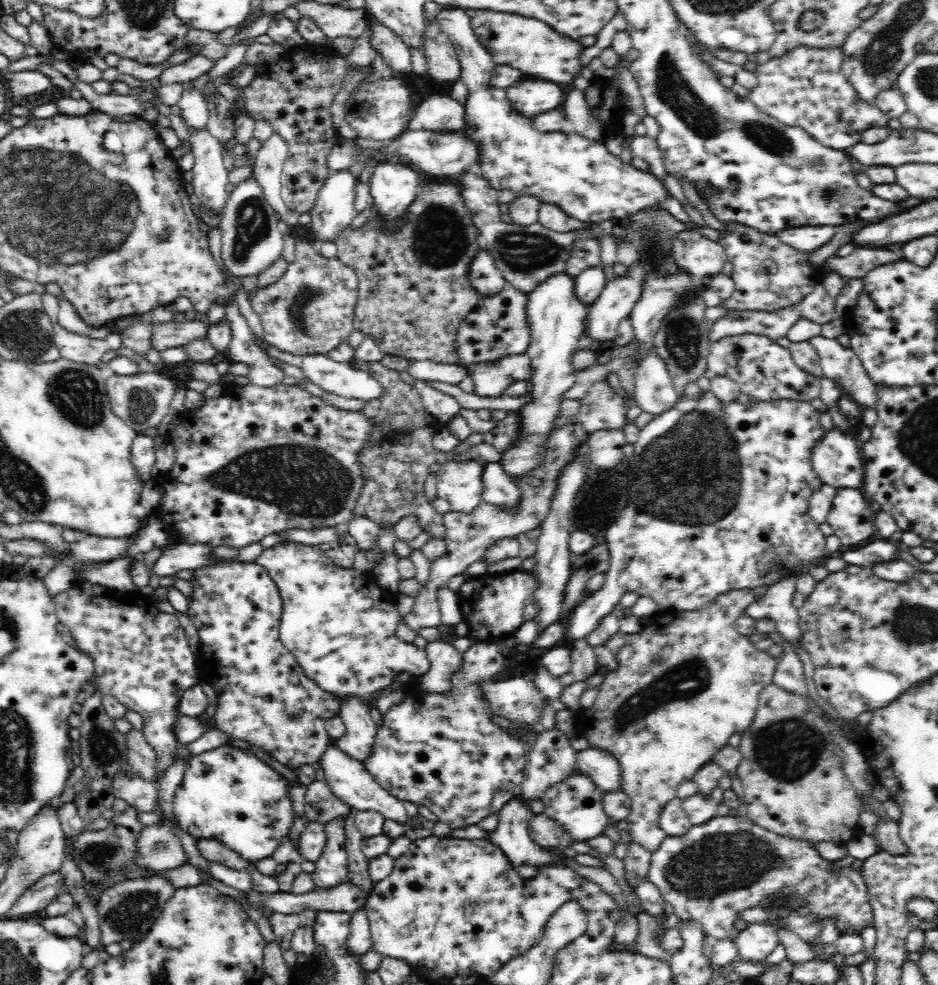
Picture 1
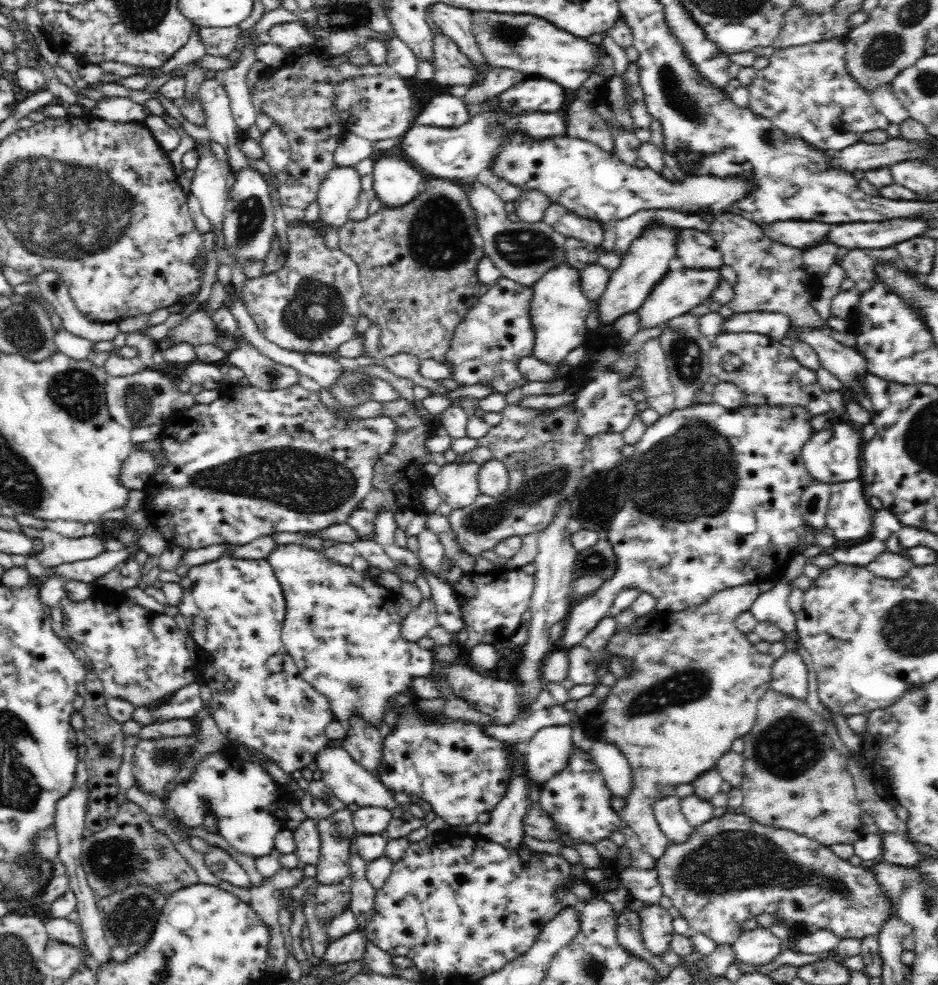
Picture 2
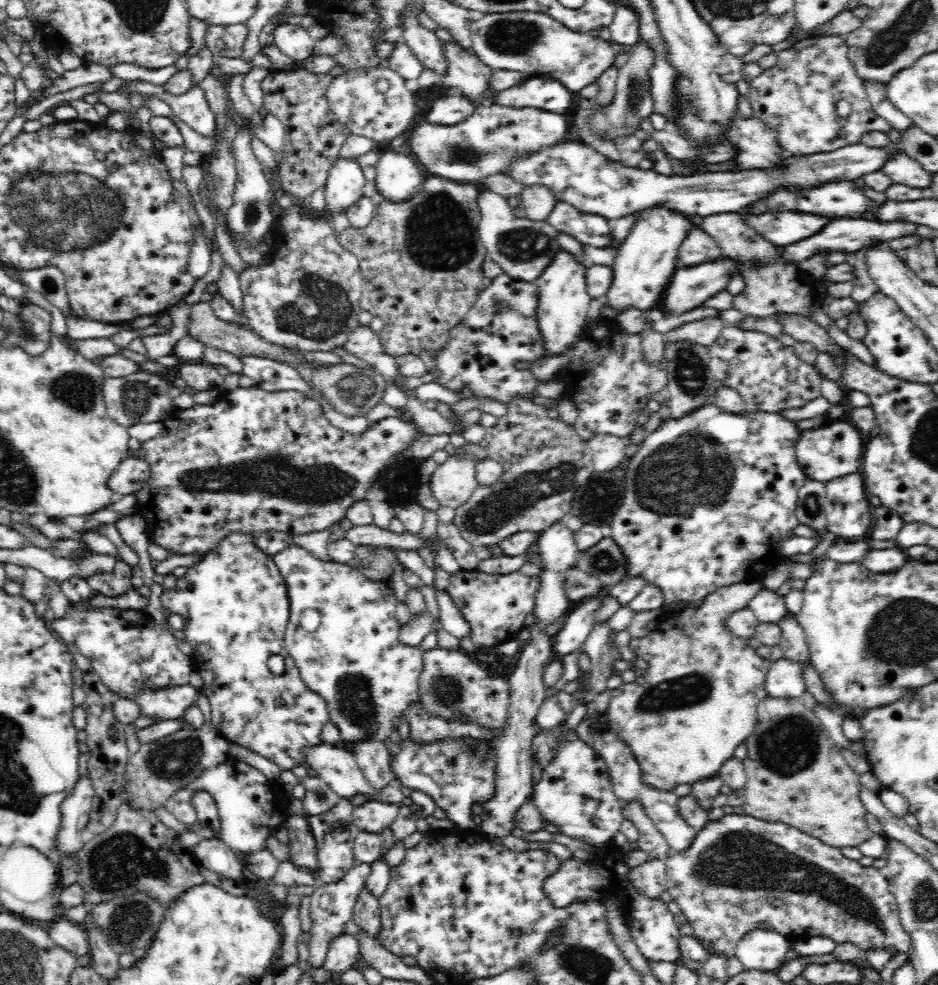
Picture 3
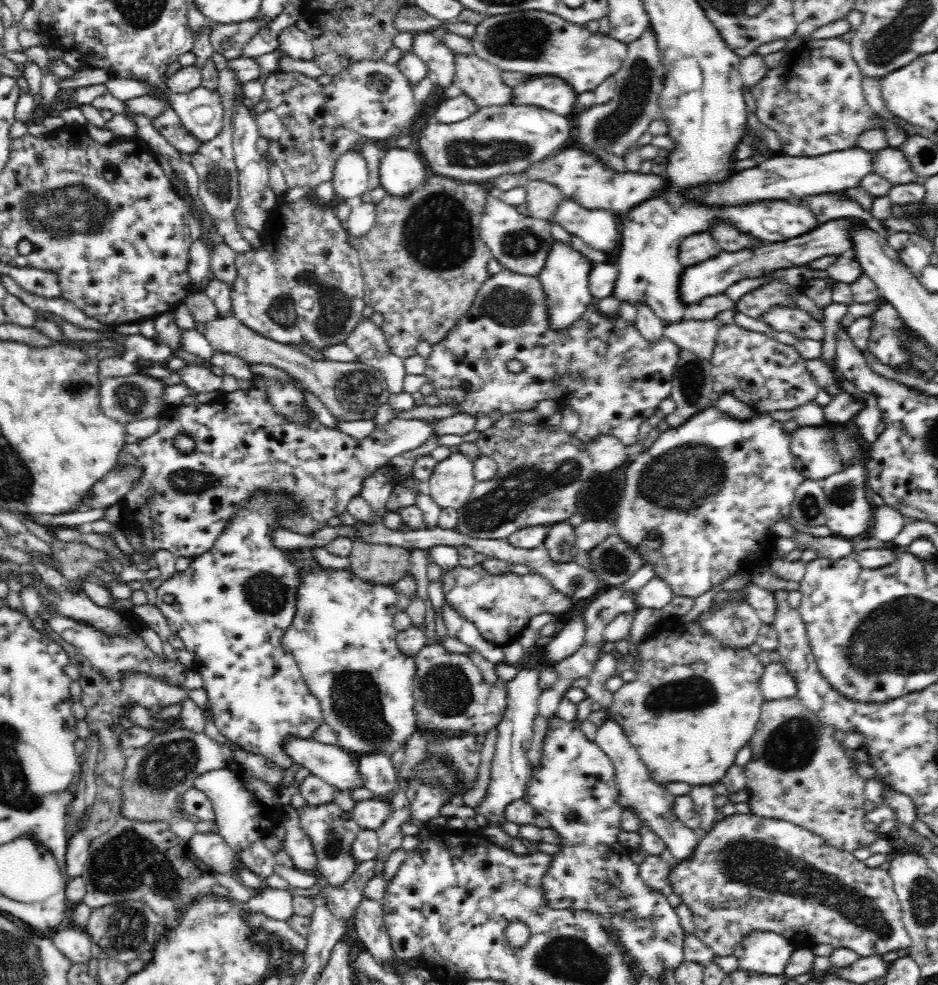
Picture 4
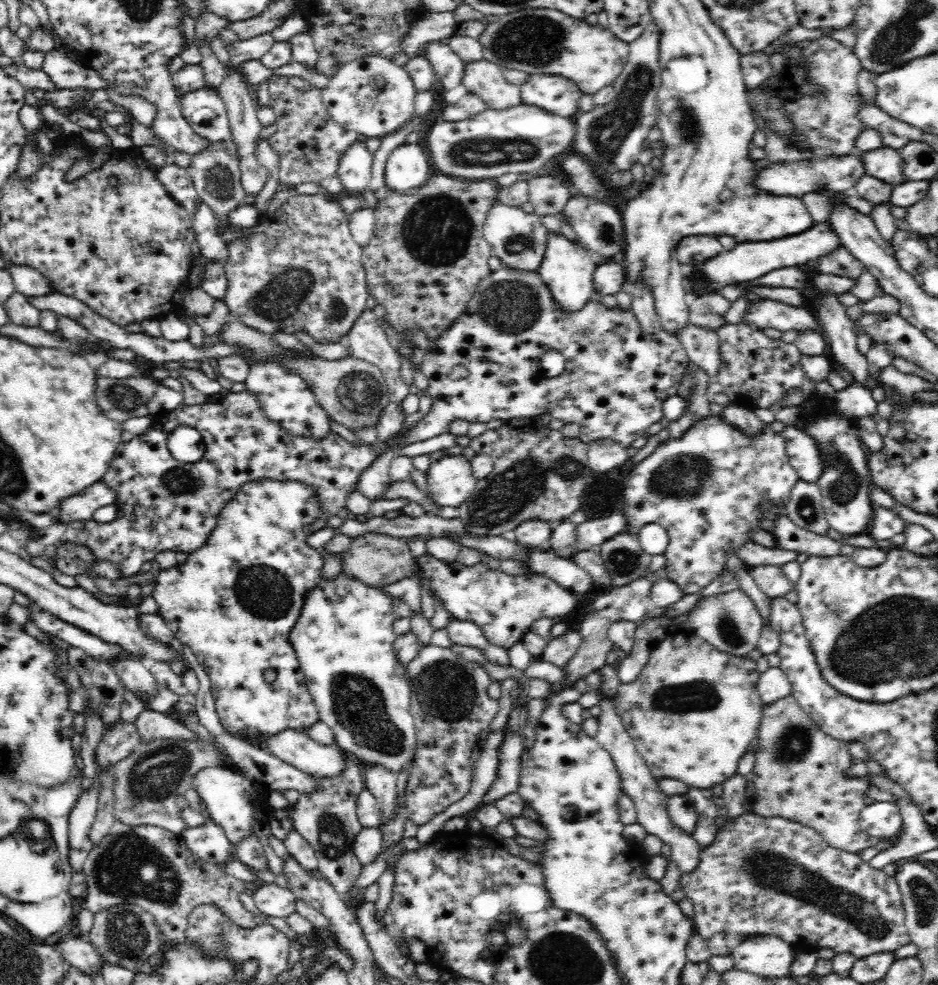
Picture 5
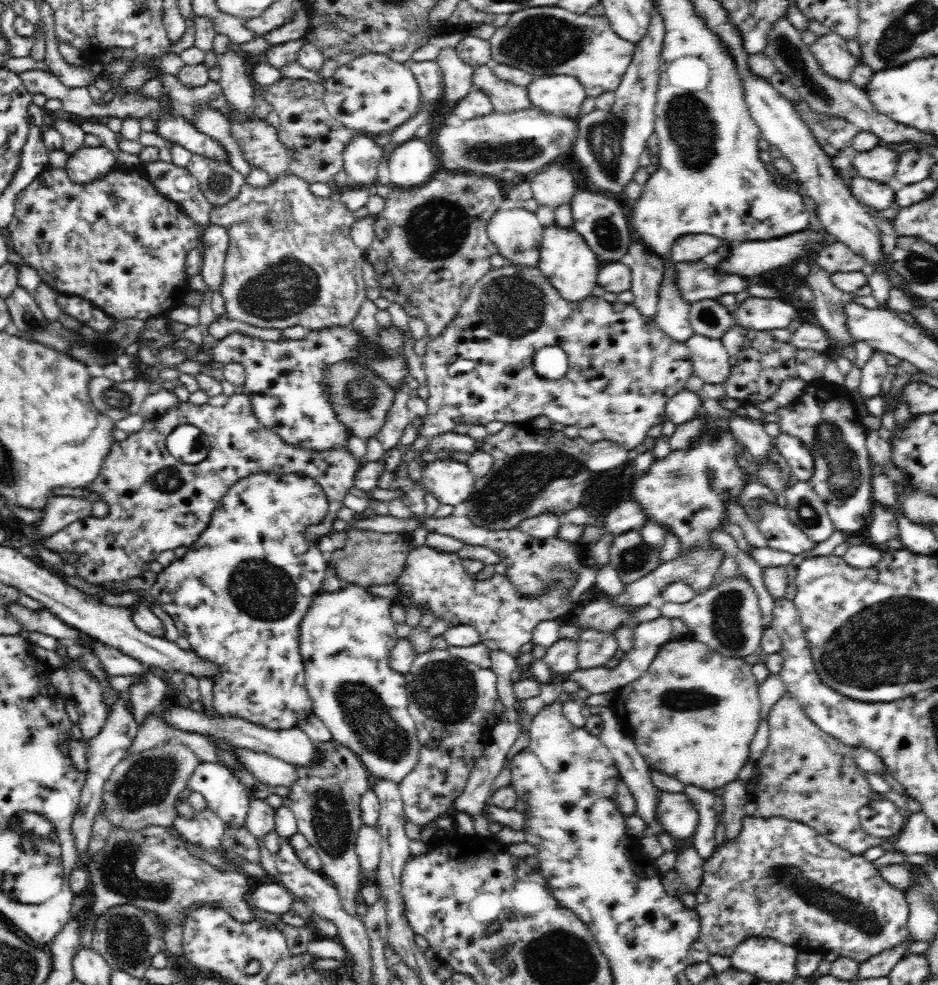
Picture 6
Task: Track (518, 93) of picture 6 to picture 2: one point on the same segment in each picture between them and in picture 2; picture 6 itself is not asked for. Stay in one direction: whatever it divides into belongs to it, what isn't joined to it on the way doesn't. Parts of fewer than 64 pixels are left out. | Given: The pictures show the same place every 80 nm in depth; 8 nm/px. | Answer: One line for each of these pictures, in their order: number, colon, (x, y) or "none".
2: (450, 67)
3: (465, 70)
4: (481, 81)
5: (483, 78)

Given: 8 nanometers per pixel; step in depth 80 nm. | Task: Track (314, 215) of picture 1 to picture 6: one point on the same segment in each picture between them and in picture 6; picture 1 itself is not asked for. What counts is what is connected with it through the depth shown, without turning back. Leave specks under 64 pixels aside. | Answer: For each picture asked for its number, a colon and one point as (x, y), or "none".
2: (338, 193)
3: (344, 184)
4: (349, 181)
5: (354, 172)
6: (362, 157)

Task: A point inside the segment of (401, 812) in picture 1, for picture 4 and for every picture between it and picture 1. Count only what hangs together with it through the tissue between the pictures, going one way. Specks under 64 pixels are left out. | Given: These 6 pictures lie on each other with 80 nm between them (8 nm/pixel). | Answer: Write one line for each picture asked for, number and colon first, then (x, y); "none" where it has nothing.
2: (352, 783)
3: (337, 767)
4: (333, 764)

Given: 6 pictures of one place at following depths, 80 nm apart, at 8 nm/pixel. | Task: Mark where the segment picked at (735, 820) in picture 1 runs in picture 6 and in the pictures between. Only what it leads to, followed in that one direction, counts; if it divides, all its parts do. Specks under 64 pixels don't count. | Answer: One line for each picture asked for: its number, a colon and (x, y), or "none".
2: (732, 868)
3: (740, 871)
4: (748, 873)
5: (760, 875)
6: (777, 878)

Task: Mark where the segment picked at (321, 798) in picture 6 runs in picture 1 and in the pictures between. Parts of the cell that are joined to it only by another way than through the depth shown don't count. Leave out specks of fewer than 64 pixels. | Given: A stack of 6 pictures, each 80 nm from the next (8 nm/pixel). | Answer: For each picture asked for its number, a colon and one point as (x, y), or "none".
1: (331, 870)
2: (336, 831)
3: (334, 831)
4: (331, 828)
5: (327, 820)

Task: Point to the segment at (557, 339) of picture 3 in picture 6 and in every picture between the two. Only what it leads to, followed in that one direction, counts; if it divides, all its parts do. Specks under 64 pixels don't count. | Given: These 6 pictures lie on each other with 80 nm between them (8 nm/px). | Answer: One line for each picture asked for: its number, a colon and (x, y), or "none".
4: (564, 278)
5: (567, 268)
6: (565, 259)

